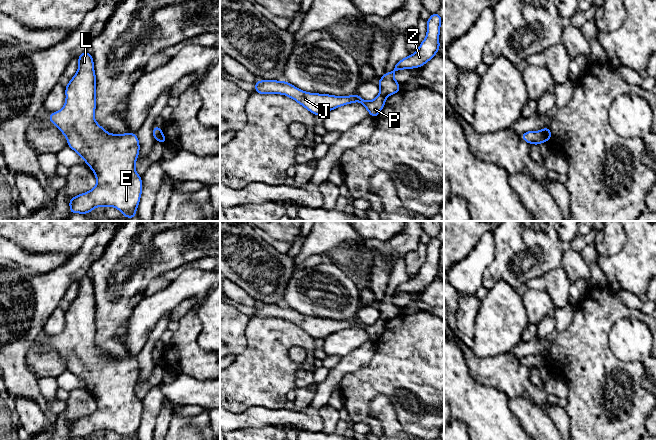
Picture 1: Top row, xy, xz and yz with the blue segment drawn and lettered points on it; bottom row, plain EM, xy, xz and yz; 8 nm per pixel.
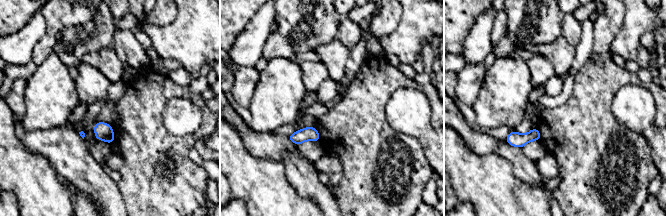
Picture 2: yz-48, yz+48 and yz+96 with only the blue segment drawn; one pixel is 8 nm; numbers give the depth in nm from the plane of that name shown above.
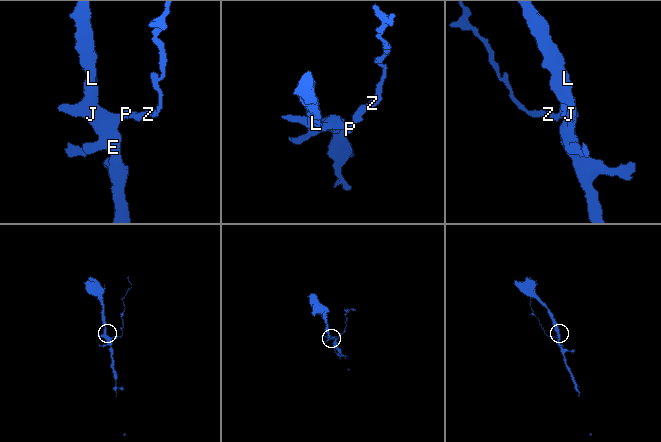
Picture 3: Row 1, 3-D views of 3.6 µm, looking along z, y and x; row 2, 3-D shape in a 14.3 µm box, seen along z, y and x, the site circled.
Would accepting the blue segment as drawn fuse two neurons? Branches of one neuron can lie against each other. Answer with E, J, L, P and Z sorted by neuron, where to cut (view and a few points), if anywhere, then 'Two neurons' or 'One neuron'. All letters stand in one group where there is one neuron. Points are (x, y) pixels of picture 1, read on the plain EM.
Groups: E J L P / Z. Split along yz (541, 355), (545, 365). Two neurons

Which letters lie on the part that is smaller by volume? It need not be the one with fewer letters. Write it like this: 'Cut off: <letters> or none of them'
Cut off: Z

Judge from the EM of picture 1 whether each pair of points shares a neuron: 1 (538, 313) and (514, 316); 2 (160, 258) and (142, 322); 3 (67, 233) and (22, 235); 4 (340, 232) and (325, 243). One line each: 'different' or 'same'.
1: different
2: different
3: same
4: same

